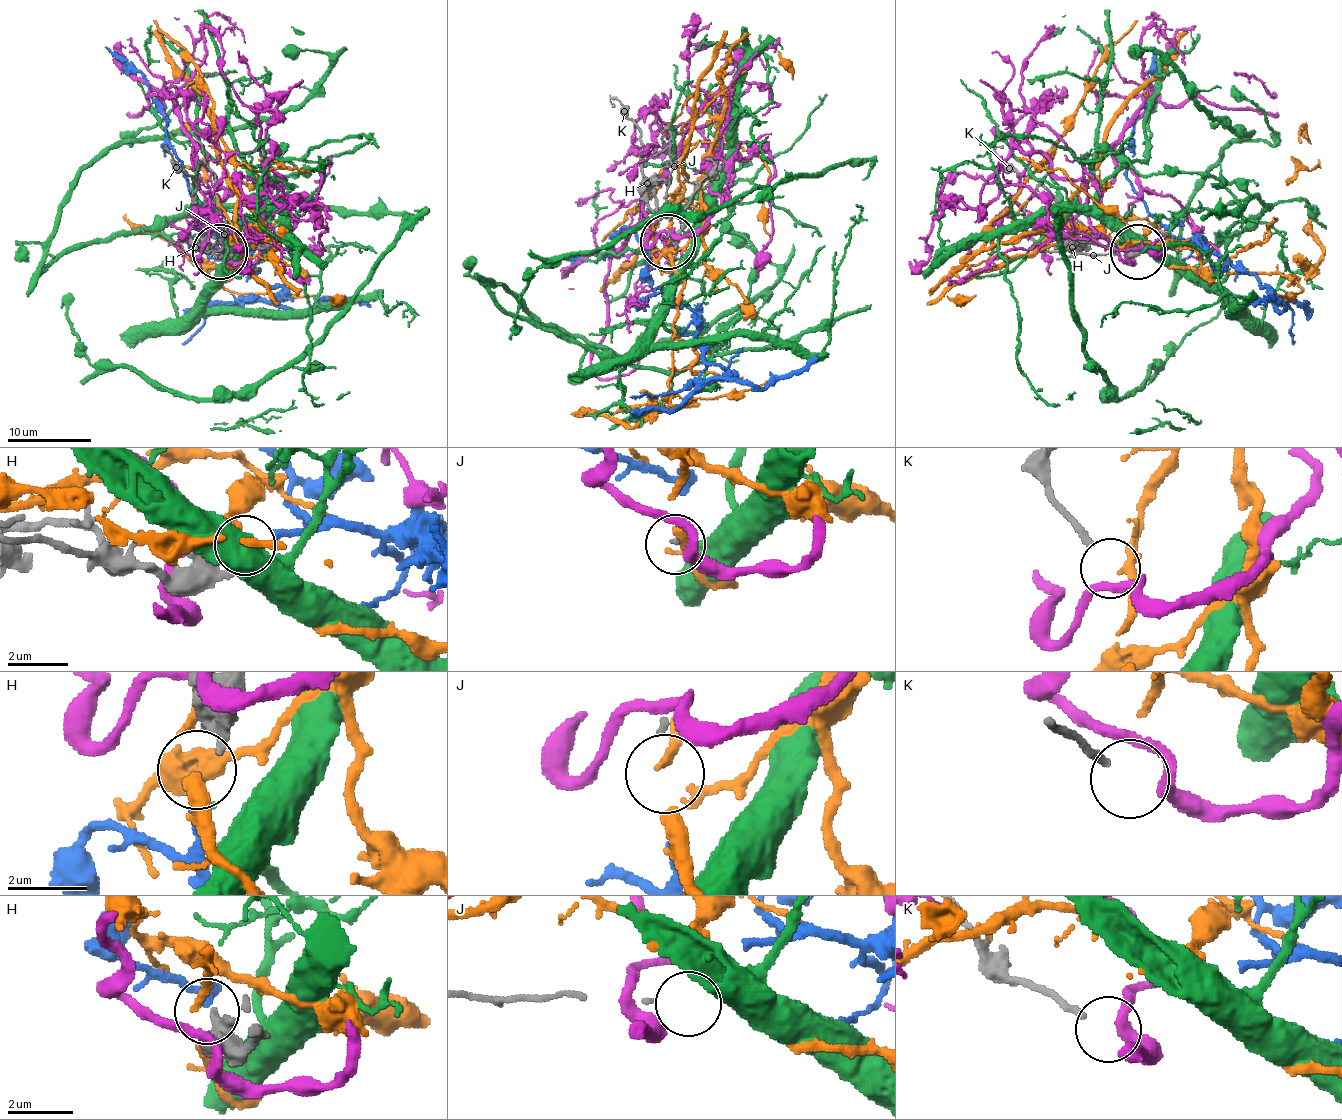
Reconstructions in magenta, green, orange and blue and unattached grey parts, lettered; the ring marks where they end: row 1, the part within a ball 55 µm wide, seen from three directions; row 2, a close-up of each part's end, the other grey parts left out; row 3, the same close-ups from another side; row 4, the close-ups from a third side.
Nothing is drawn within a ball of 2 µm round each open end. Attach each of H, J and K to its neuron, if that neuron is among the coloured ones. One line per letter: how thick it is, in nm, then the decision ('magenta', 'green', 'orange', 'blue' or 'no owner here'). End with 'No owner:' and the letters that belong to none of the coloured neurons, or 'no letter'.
H: 440 nm thick; blue
J: 100 nm thick; no owner here
K: 200 nm thick; no owner here
No owner: J, K

